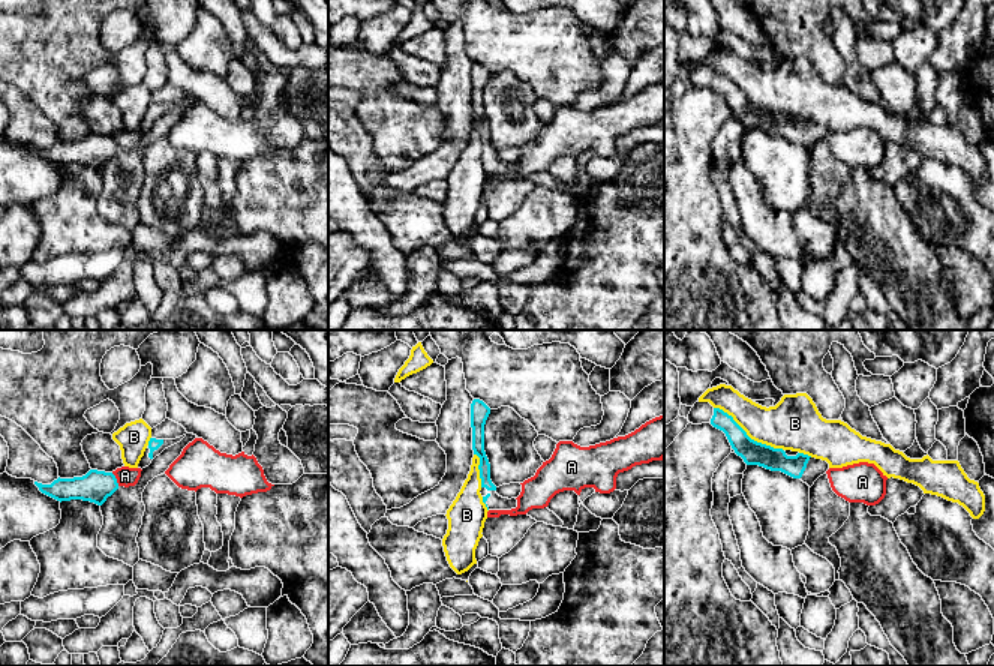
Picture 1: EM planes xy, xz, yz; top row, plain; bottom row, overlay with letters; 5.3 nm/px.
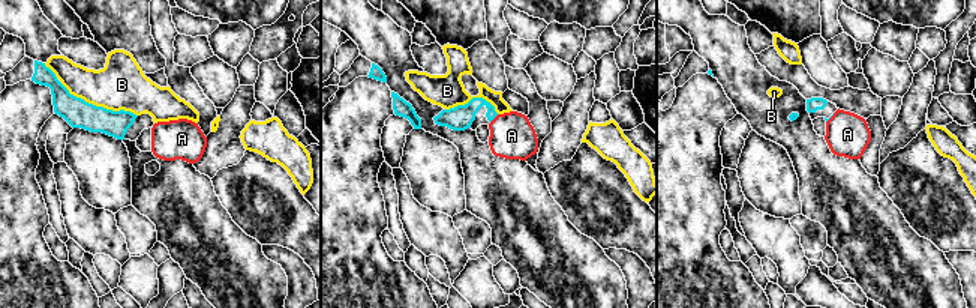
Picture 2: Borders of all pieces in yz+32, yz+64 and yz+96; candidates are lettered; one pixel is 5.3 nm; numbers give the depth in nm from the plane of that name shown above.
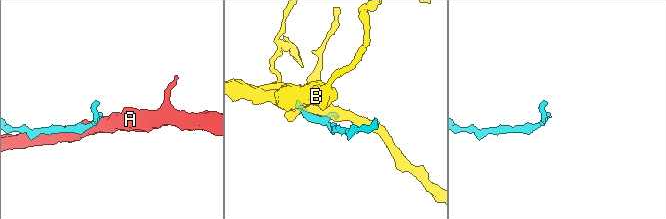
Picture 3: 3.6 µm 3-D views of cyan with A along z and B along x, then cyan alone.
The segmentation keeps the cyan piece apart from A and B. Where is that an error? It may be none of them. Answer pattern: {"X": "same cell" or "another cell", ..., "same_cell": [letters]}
{"A": "another cell", "B": "another cell", "same_cell": []}

